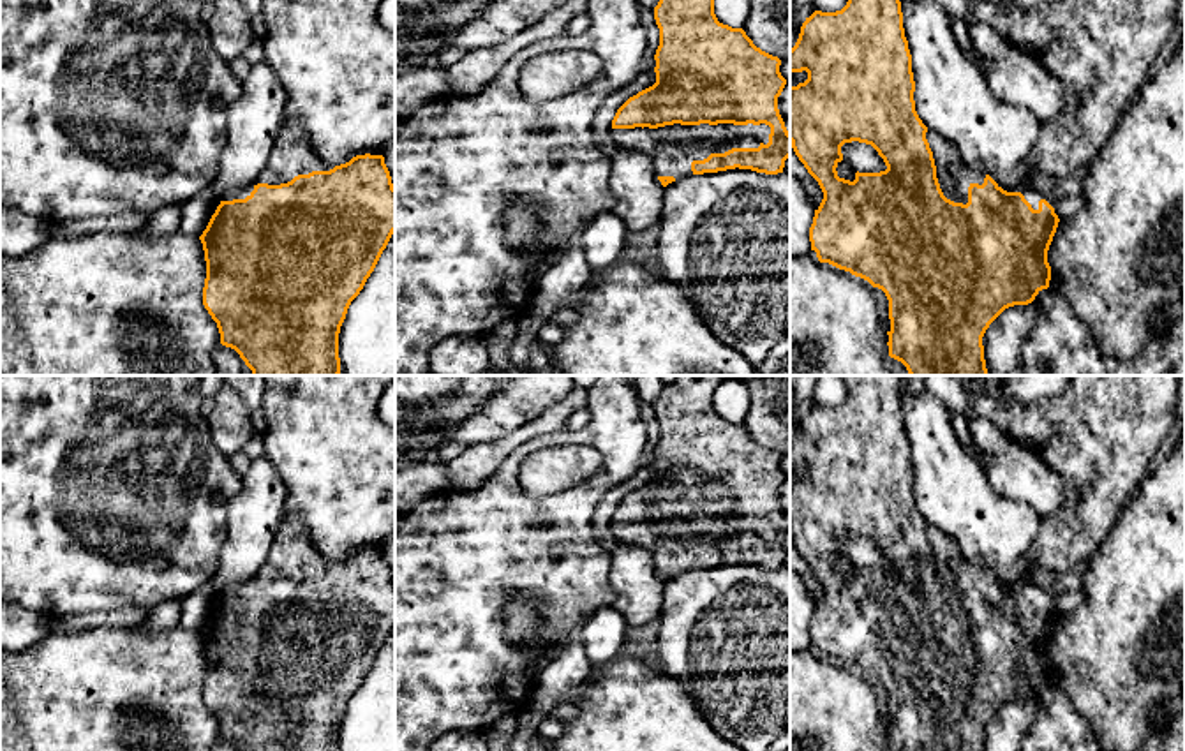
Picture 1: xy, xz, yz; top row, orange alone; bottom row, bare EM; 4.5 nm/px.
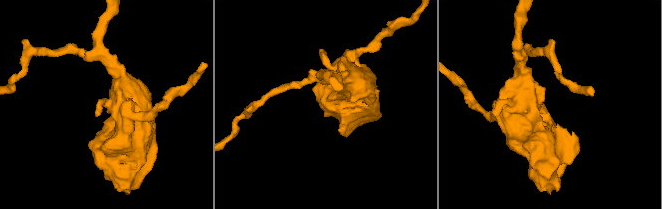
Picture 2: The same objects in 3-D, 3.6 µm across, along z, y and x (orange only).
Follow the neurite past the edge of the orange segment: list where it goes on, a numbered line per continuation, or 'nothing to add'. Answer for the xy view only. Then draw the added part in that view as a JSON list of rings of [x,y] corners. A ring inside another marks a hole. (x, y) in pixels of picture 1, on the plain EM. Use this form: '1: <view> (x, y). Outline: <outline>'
1: xy (291, 550). Outline: [[[280,524],[261,569],[250,580],[243,582],[235,594],[250,591],[257,578],[280,580],[291,576],[298,569],[330,564],[333,564],[333,561],[326,559],[316,548],[309,534]]]

